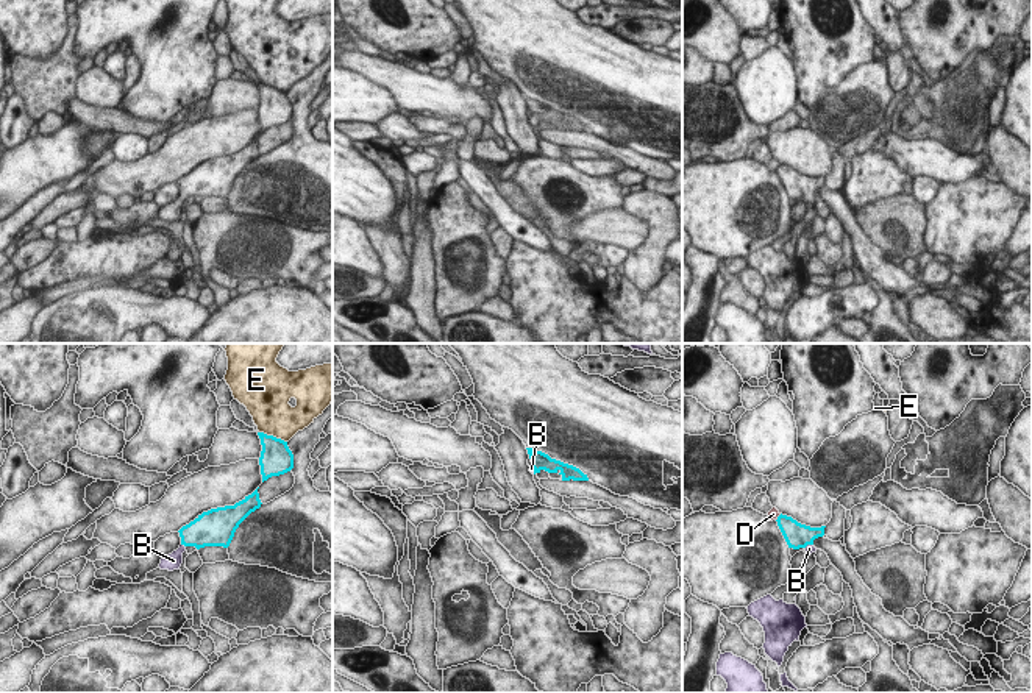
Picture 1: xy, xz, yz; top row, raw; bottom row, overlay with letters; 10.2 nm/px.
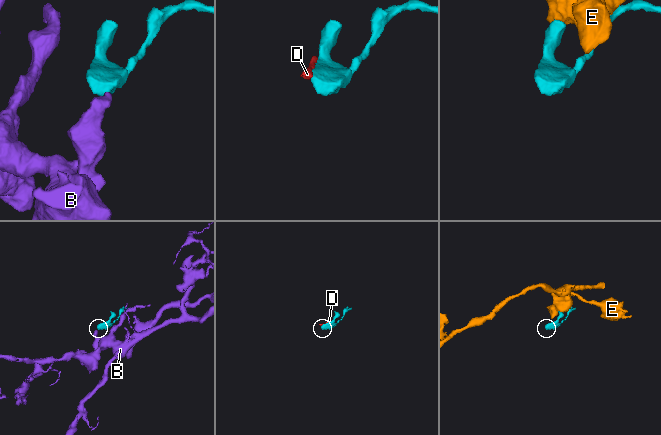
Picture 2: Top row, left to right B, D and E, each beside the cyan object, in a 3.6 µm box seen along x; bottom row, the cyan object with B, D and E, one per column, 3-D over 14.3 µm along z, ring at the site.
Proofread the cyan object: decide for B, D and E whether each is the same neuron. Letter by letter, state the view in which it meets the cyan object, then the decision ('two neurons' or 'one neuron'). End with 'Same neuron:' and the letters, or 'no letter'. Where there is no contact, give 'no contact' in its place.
B: xy | one neuron
D: yz | two neurons
E: xy | two neurons
Same neuron: B

